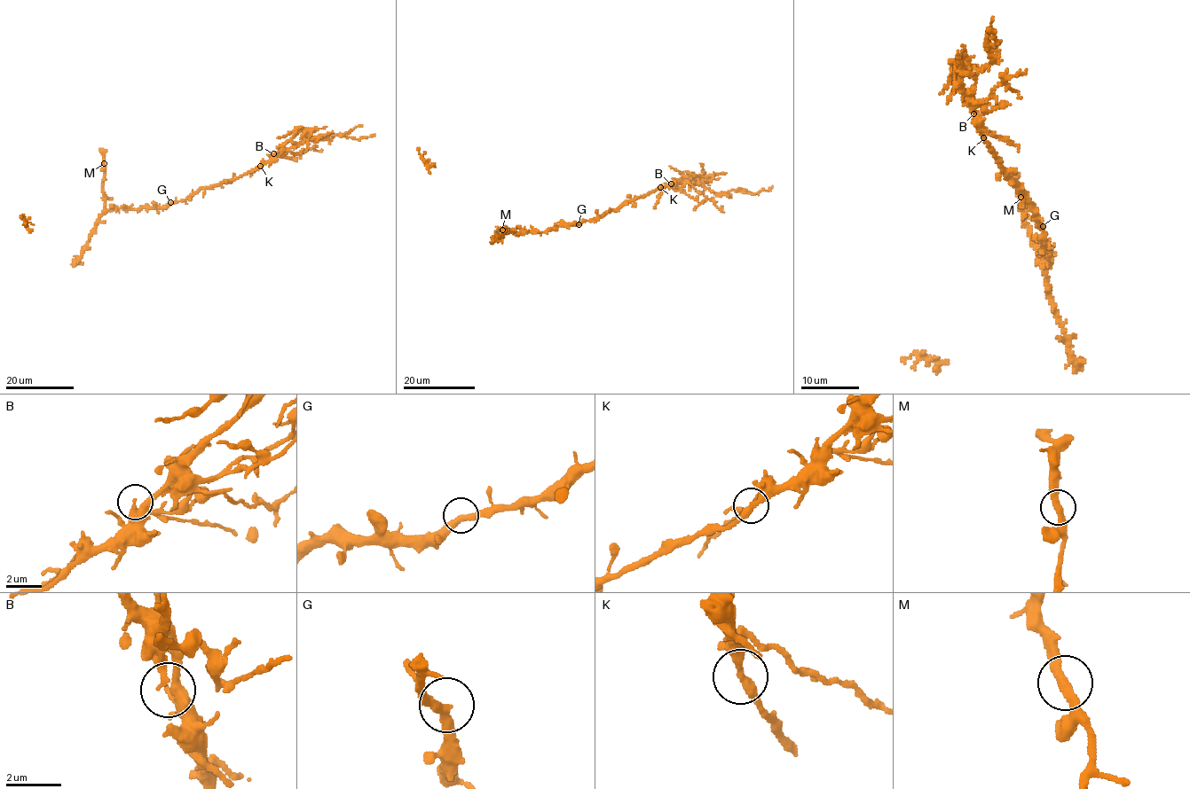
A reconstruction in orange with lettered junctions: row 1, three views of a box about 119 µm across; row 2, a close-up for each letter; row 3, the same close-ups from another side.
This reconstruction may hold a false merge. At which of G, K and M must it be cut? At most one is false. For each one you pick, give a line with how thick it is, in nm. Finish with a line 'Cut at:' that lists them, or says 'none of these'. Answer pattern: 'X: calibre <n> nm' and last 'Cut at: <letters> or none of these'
K: calibre 320 nm
Cut at: K

